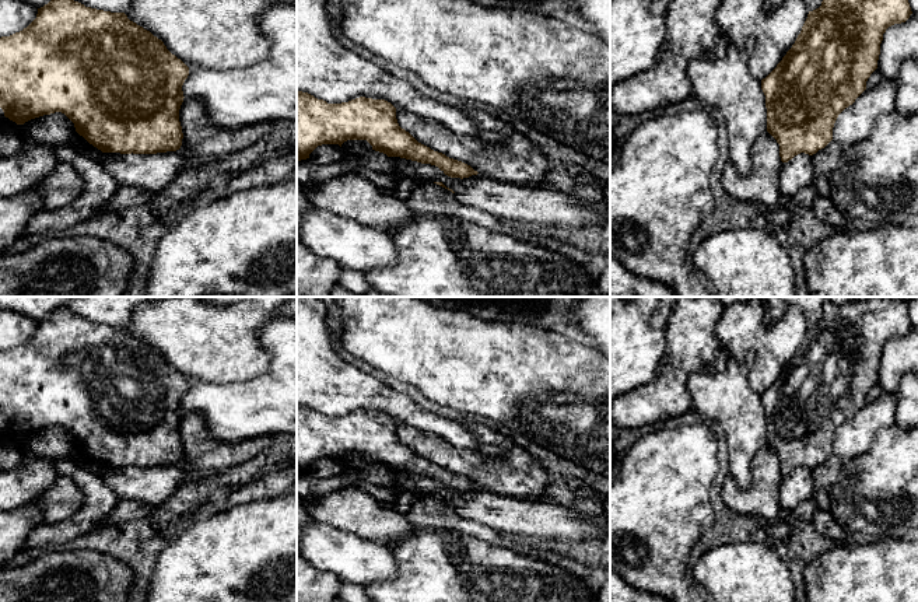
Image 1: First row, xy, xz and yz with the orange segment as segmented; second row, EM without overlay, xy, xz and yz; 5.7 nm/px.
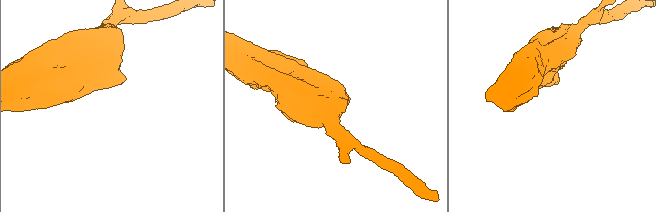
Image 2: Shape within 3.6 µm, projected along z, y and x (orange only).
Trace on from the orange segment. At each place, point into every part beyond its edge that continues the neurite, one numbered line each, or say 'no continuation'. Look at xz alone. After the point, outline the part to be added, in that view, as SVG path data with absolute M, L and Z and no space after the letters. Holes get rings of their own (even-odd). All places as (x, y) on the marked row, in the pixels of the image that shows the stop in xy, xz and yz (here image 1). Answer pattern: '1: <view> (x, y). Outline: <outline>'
no continuation

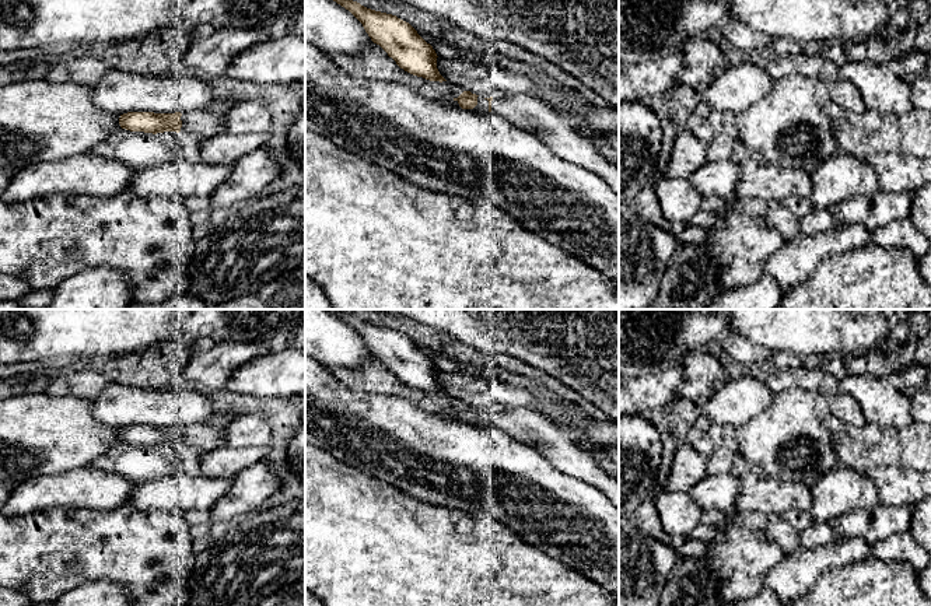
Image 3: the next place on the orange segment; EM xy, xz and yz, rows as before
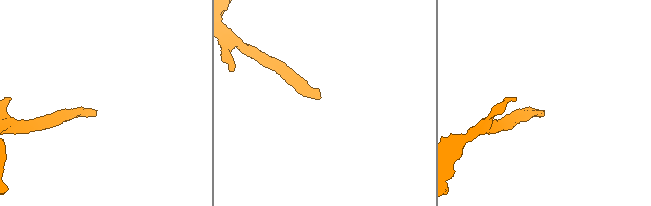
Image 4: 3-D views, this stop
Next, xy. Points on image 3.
1: xy (202, 123). Outline: M197 109L192 112L182 112L182 127L179 134L182 137L214 137L224 133L224 116L221 113L213 113L206 109Z

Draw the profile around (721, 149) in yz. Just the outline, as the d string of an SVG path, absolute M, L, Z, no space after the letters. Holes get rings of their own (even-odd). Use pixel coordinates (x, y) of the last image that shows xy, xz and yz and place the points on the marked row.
M717 137L708 146L710 161L742 158L752 155L739 140Z

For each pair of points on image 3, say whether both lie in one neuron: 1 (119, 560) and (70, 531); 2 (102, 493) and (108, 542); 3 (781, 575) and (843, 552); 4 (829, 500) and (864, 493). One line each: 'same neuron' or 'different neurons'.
1: same neuron
2: different neurons
3: same neuron
4: same neuron

